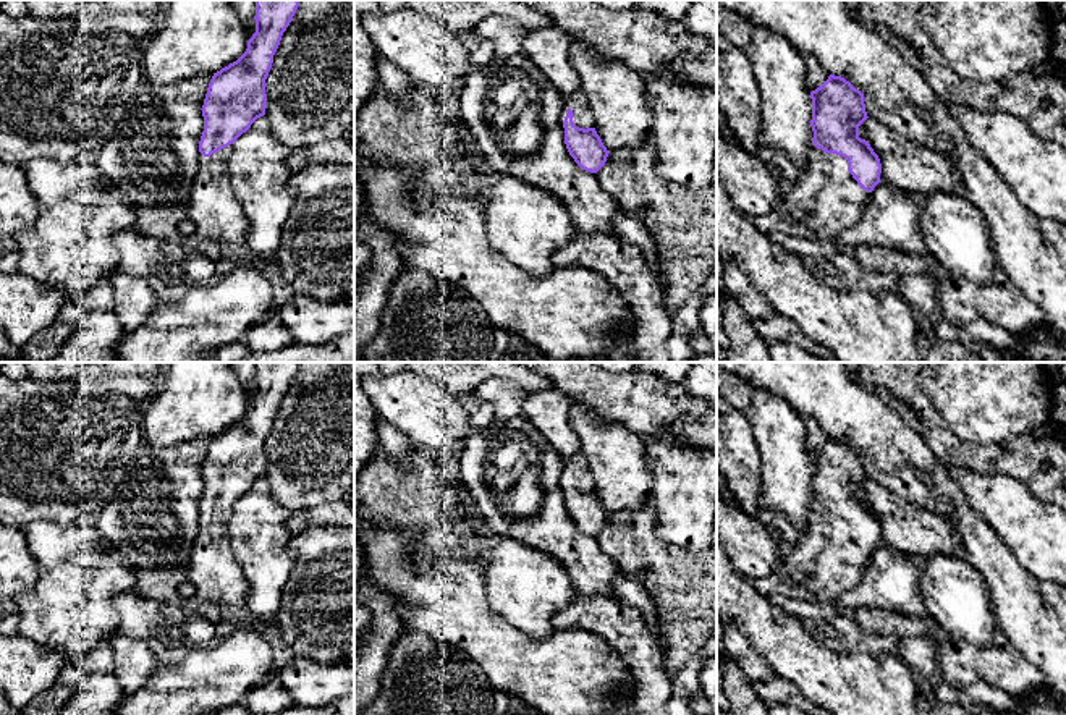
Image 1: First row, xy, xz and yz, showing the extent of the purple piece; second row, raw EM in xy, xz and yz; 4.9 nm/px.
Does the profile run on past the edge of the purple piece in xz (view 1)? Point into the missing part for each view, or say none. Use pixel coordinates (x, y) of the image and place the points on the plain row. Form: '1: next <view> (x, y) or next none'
1: next xz (583, 479)

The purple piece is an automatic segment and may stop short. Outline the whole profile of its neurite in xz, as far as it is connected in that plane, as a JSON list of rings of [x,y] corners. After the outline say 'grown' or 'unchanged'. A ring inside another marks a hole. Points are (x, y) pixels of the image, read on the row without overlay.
[[[582,453],[566,459],[561,474],[565,506],[574,524],[586,534],[597,535],[610,513],[595,493],[595,480]]]; grown

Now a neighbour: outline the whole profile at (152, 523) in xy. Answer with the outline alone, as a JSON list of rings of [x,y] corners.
[[[201,437],[170,448],[146,445],[129,469],[121,492],[91,519],[105,544],[136,569],[188,568],[199,534],[202,468],[214,437]]]

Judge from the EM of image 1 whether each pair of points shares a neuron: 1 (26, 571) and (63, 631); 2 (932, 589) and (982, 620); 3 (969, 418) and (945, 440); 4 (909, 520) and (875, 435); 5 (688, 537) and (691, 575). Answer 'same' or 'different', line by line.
1: different
2: same
3: different
4: different
5: different

